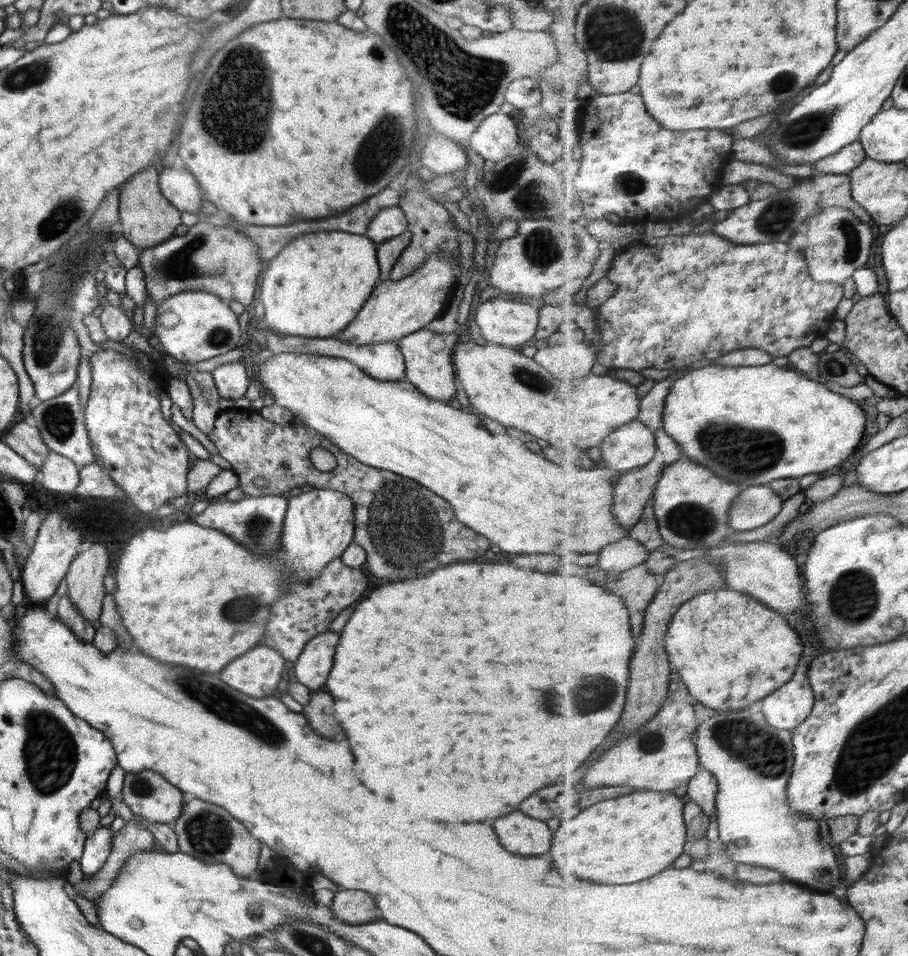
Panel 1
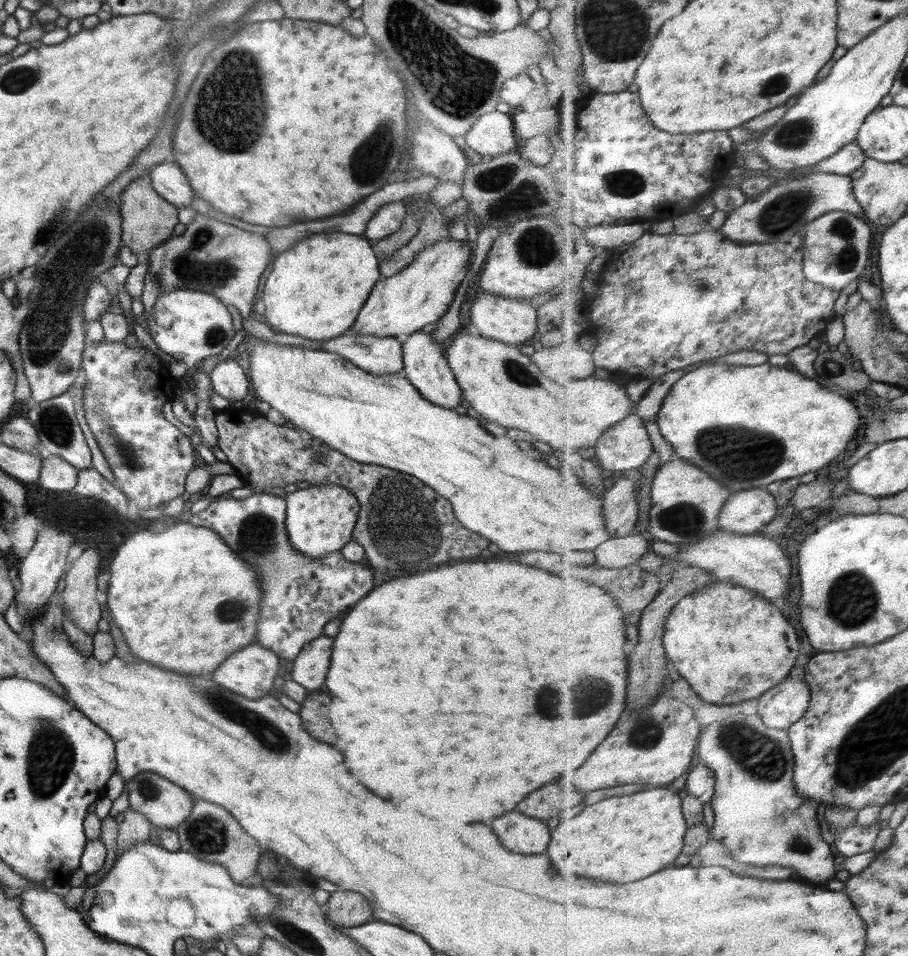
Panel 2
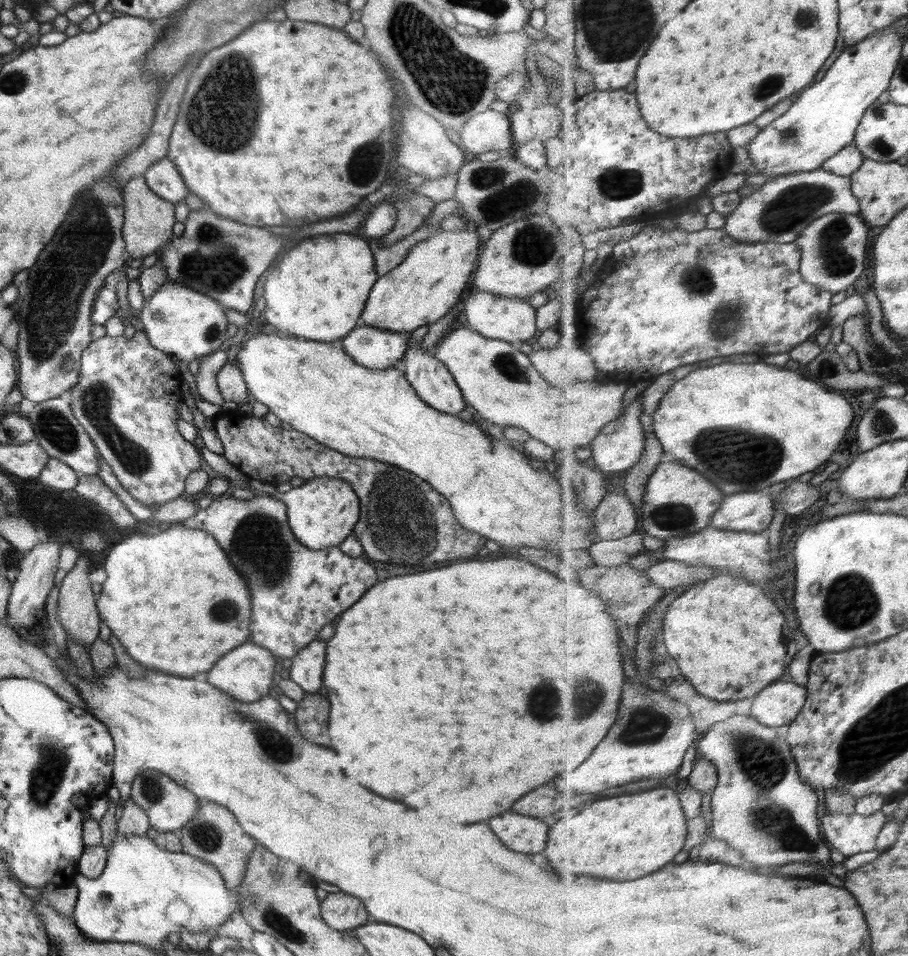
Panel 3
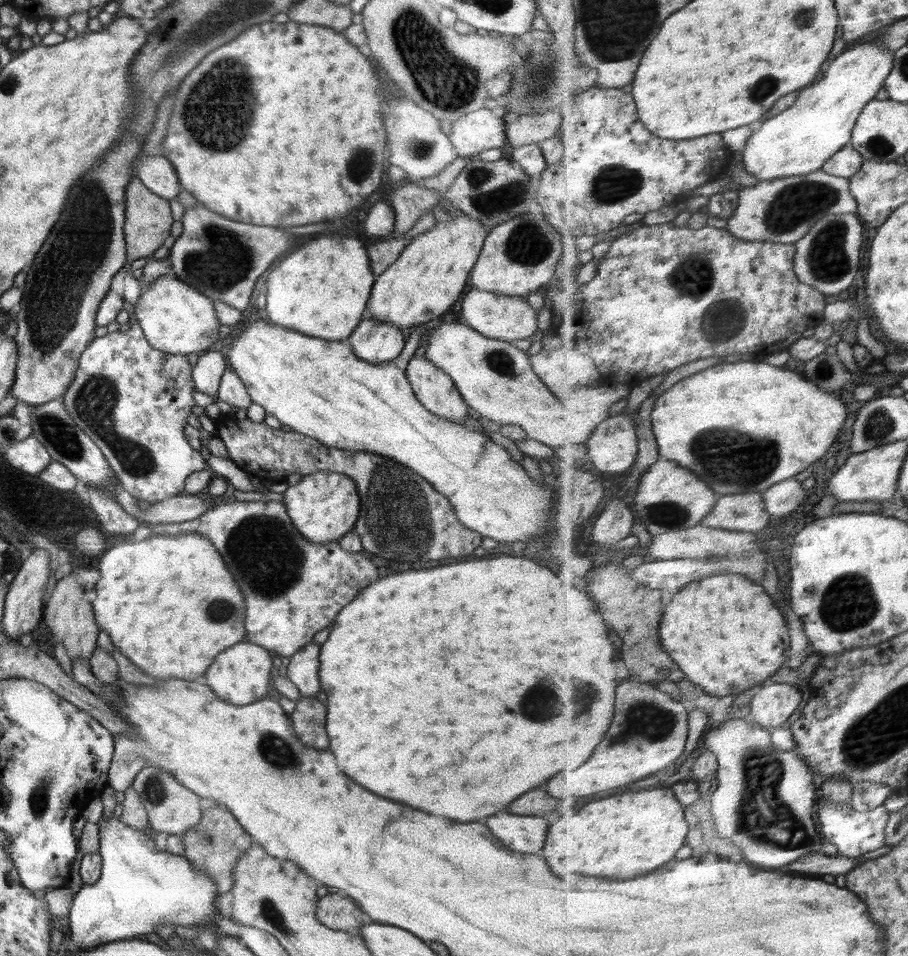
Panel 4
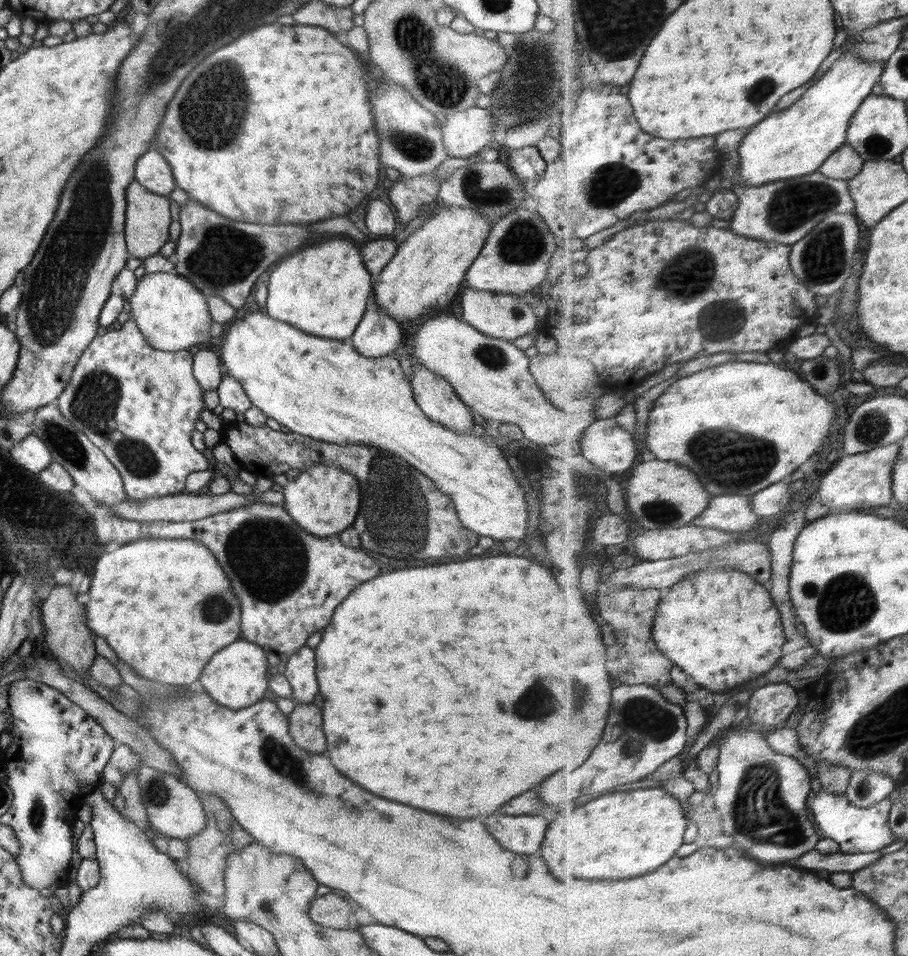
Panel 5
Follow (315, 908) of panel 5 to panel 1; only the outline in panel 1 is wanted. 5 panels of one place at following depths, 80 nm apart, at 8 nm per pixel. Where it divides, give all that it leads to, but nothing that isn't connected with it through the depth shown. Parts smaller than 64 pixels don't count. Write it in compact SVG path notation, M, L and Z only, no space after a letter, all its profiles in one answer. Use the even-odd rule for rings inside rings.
M344 888L340 891L337 890L330 908L336 918L345 923L371 923L376 918L381 919L381 912L376 900L364 890Z

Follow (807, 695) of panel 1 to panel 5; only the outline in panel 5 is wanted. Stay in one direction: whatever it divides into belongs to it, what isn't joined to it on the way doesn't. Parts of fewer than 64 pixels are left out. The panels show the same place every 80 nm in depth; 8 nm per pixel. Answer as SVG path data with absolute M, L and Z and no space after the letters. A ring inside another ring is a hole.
M782 682L759 688L750 700L750 718L767 730L779 729L800 704L795 686Z

